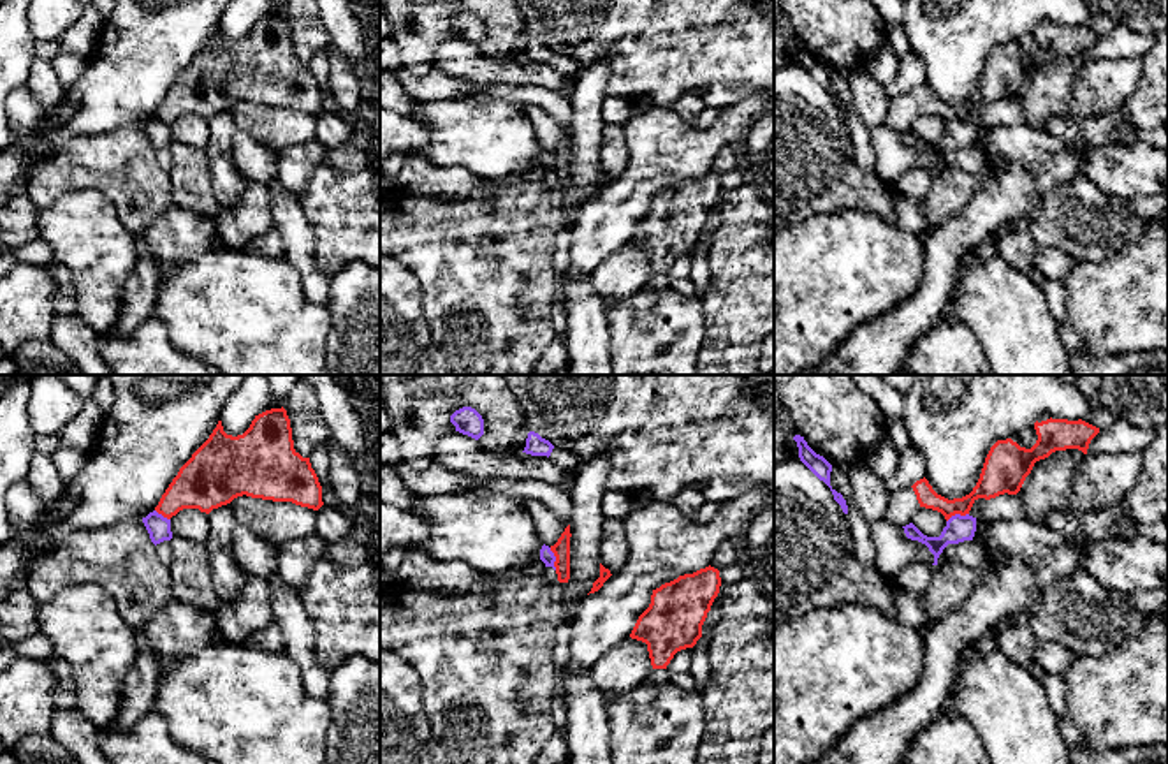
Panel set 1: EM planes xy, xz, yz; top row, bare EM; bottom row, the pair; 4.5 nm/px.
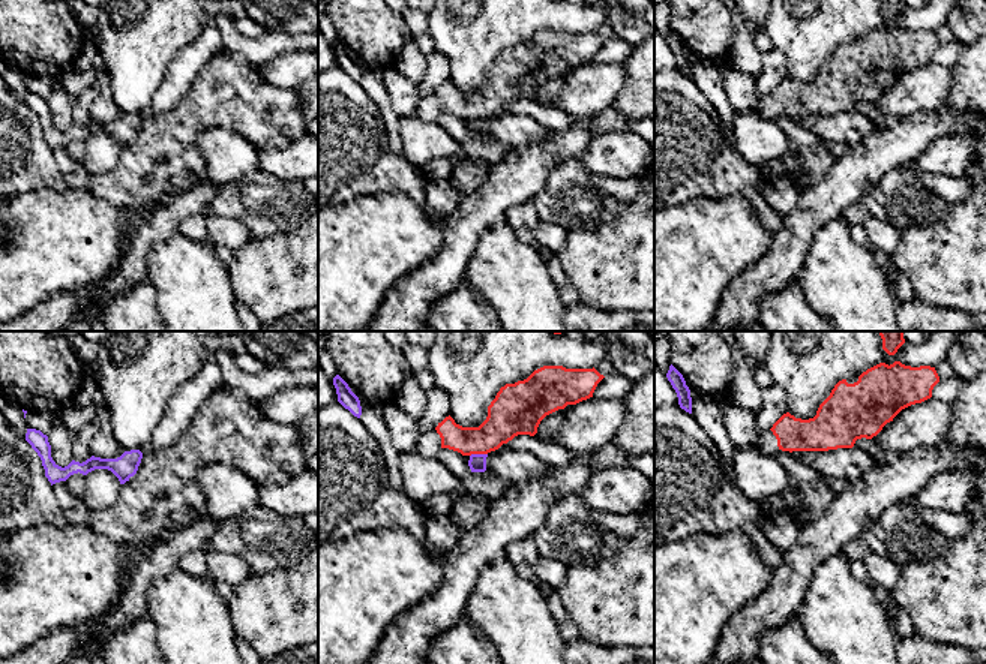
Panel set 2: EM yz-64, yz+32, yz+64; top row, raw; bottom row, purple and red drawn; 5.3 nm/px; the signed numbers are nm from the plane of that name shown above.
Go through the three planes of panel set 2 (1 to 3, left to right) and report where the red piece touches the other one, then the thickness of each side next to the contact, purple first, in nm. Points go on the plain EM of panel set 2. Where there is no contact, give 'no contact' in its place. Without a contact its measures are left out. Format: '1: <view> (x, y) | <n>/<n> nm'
1: no contact
2: yz+32 (477, 119) | 100/220 nm
3: no contact

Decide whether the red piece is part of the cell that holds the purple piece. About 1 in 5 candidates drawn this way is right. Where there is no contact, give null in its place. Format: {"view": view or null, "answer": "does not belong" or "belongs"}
{"view": "xz", "answer": "does not belong"}

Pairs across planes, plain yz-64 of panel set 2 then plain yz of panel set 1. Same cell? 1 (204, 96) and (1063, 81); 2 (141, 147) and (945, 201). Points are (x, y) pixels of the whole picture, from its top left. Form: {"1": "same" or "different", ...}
{"1": "same", "2": "same"}

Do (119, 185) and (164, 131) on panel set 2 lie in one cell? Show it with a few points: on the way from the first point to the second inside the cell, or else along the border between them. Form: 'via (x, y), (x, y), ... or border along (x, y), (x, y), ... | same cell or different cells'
via (132, 171), (159, 144) | same cell

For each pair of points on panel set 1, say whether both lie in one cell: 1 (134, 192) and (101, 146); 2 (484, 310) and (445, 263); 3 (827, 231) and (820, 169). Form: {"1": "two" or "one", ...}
{"1": "one", "2": "one", "3": "two"}

